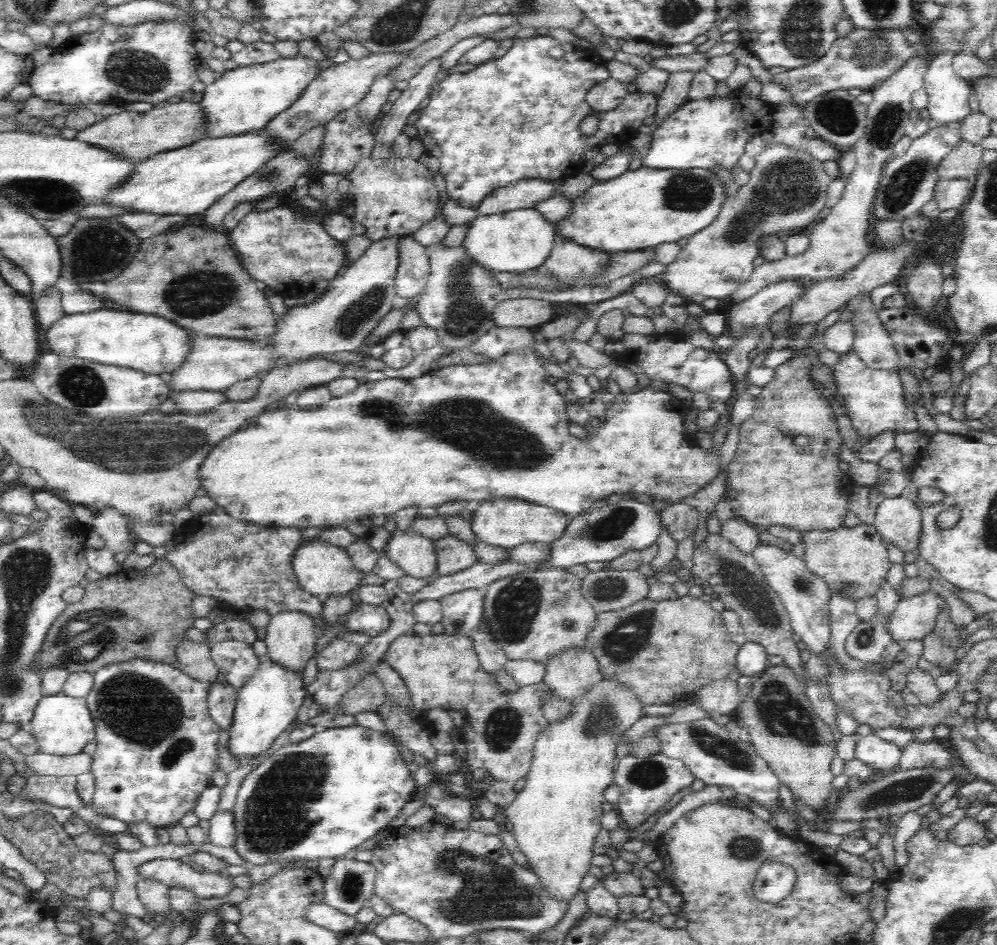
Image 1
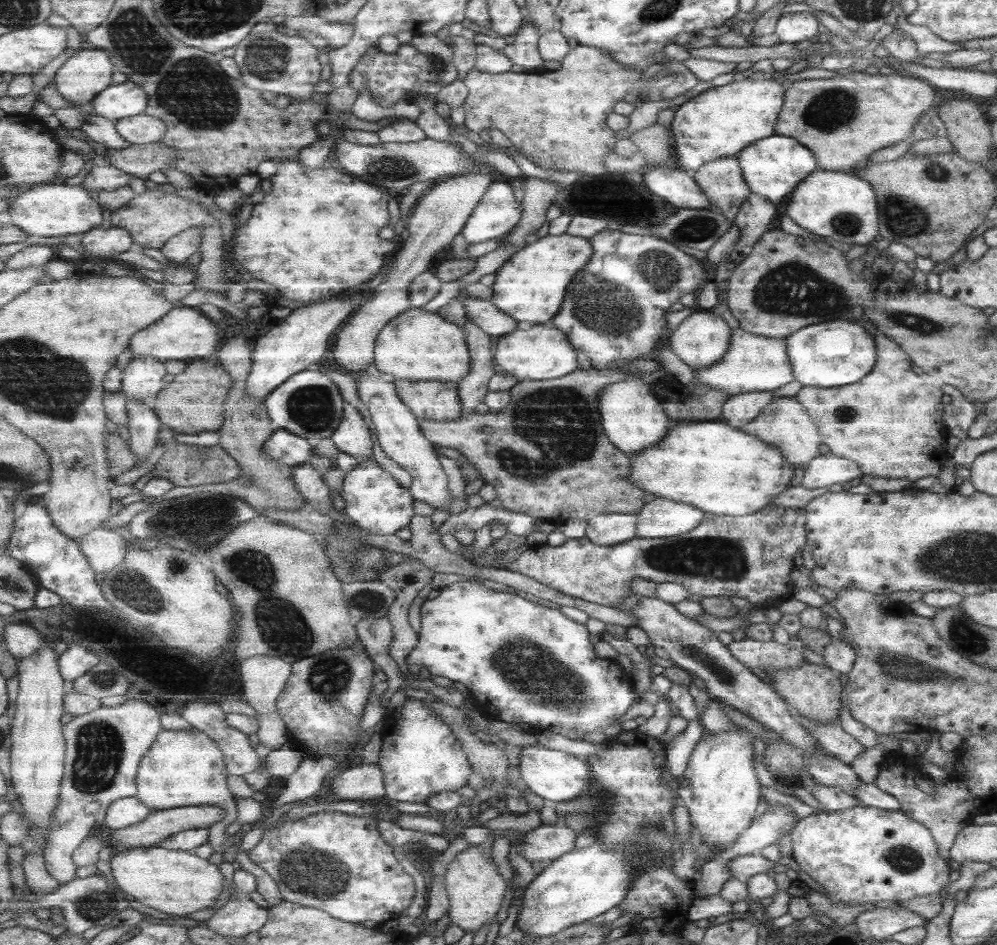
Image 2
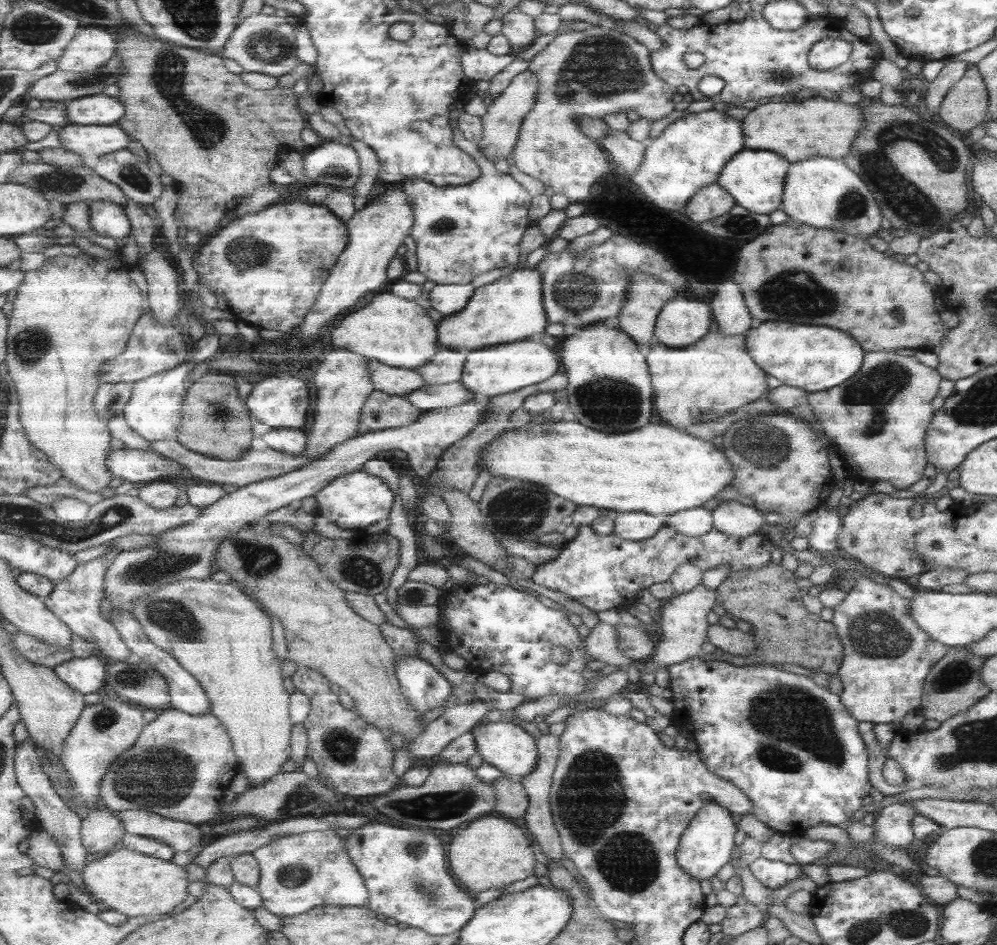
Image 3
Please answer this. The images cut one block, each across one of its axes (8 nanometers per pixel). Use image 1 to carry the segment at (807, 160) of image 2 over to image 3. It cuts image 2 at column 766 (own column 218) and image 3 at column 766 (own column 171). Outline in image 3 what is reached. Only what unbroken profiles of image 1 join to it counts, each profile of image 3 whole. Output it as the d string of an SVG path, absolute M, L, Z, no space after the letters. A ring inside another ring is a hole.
M767 150L737 151L724 165L715 179L715 184L721 186L731 198L735 206L745 208L753 214L768 215L781 206L781 195L785 173L789 162L779 154Z

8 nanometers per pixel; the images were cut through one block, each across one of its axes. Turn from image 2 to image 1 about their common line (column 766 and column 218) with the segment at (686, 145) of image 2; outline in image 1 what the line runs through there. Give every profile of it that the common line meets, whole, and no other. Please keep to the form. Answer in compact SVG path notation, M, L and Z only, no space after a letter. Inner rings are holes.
M300 54L226 71L203 92L201 106L208 119L208 137L262 131L278 114L292 106L322 71L318 61Z

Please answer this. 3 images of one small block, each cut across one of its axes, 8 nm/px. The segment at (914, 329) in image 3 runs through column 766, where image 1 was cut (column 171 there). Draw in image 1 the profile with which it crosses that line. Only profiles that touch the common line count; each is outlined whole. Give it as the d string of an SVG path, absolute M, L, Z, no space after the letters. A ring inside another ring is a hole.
M184 224L170 228L170 232L164 230L158 236L142 240L132 264L120 276L112 278L110 282L83 282L79 286L94 296L122 304L122 310L136 310L167 318L201 336L261 340L271 338L278 330L267 296L258 291L256 281L243 270L231 239L222 230L207 230L201 226Z

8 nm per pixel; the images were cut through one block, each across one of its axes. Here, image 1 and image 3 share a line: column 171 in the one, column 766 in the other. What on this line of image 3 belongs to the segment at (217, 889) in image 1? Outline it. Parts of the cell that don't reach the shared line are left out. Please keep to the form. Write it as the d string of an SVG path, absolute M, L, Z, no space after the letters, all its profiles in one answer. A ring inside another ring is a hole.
M756 858L749 863L749 871L753 878L757 879L765 888L781 888L789 881L793 881L801 873L802 867L799 863L785 864L784 862L773 862L764 858Z

